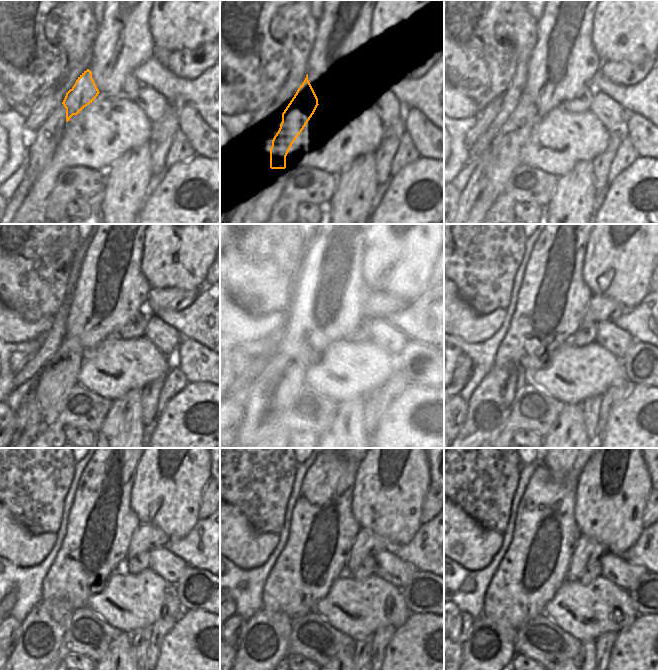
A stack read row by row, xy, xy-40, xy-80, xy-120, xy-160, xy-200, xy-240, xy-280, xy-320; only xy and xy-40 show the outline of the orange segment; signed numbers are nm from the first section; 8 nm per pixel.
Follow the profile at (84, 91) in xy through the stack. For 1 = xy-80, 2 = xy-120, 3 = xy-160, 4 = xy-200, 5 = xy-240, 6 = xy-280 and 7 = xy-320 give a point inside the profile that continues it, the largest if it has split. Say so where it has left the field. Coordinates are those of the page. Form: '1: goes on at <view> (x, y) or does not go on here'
1: goes on at xy-80 (504, 151)
2: goes on at xy-120 (58, 377)
3: goes on at xy-160 (271, 393)
4: goes on at xy-200 (489, 406)
5: goes on at xy-240 (42, 631)
6: goes on at xy-280 (263, 651)
7: goes on at xy-320 (488, 651)

